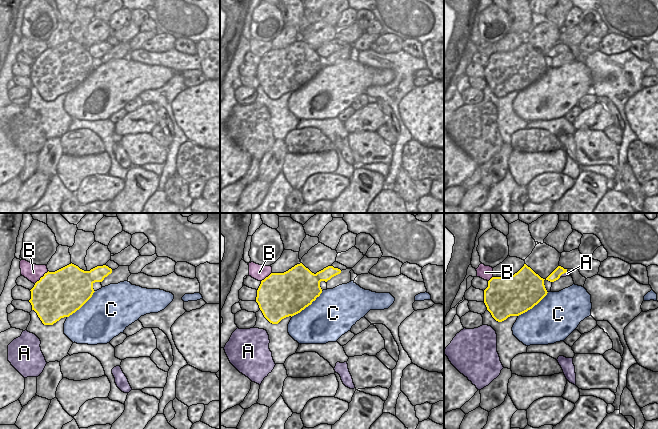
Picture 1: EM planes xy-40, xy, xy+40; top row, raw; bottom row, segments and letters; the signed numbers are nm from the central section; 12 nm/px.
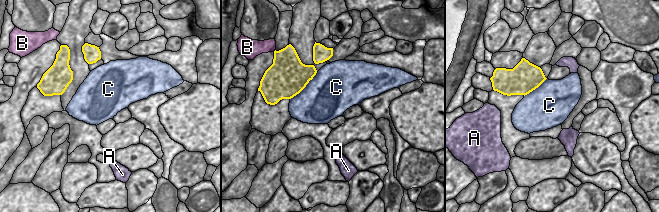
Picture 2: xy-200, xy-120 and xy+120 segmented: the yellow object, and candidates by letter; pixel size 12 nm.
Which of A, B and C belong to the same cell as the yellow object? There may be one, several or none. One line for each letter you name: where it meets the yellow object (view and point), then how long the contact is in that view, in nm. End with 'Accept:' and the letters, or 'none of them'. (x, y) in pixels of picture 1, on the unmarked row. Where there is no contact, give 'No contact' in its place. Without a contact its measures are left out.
A: Touches yellow at xy+40 (563, 49). Shared border 130 nm
Accept: A

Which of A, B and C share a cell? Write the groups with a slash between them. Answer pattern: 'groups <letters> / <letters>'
groups A / B / C

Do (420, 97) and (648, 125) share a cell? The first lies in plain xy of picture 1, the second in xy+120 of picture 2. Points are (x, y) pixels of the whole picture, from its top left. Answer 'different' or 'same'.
same

